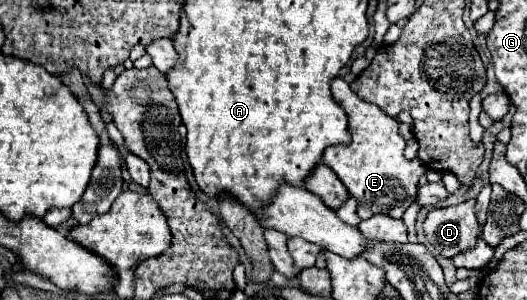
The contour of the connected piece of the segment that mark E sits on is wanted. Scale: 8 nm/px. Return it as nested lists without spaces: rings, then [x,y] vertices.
[[[336,77],[332,81],[332,95],[348,113],[348,129],[352,141],[348,145],[328,147],[322,155],[322,163],[328,165],[346,185],[348,193],[366,203],[372,213],[384,213],[400,219],[404,209],[416,199],[418,179],[422,173],[426,173],[426,167],[420,159],[410,161],[402,155],[406,141],[398,133],[398,121],[388,117],[380,107],[360,99],[344,79]]]

